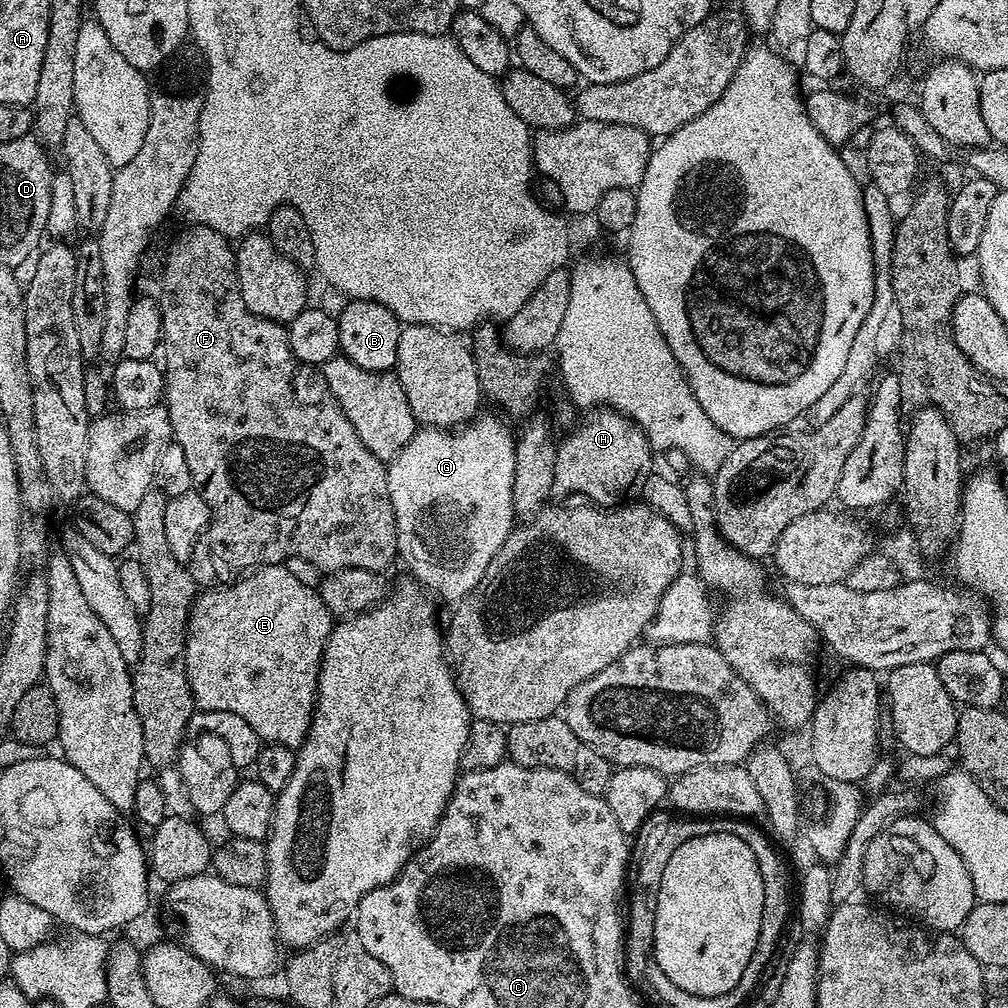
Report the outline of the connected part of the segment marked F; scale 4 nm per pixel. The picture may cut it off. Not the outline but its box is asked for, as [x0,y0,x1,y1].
[158,224,397,586]

